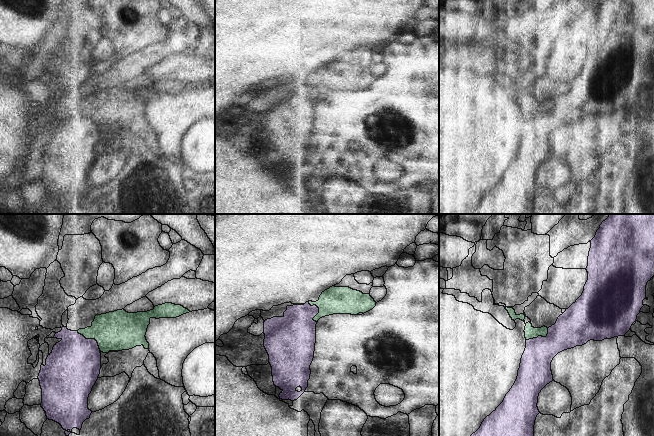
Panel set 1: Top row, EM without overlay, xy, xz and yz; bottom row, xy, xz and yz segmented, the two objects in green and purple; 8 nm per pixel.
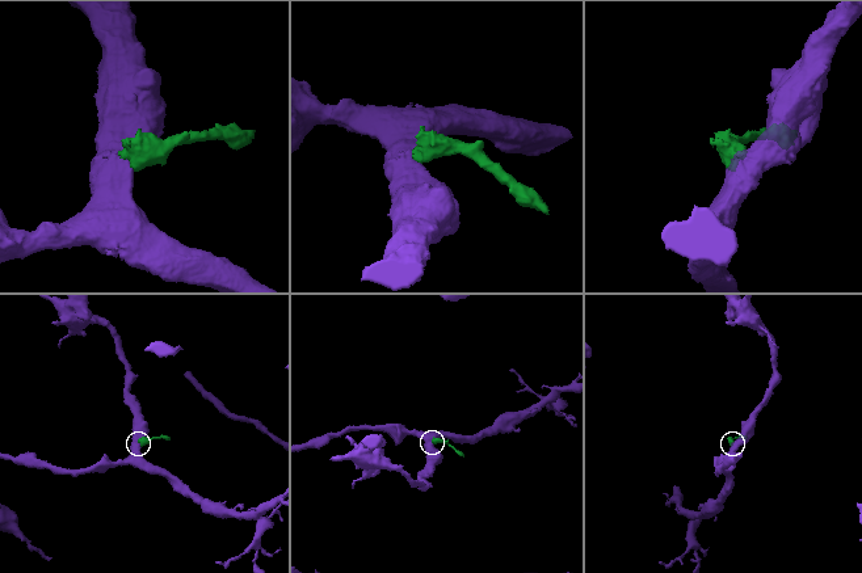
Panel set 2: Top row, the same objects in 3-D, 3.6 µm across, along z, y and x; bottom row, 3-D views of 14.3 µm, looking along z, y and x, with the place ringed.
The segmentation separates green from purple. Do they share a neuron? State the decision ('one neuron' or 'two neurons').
two neurons

